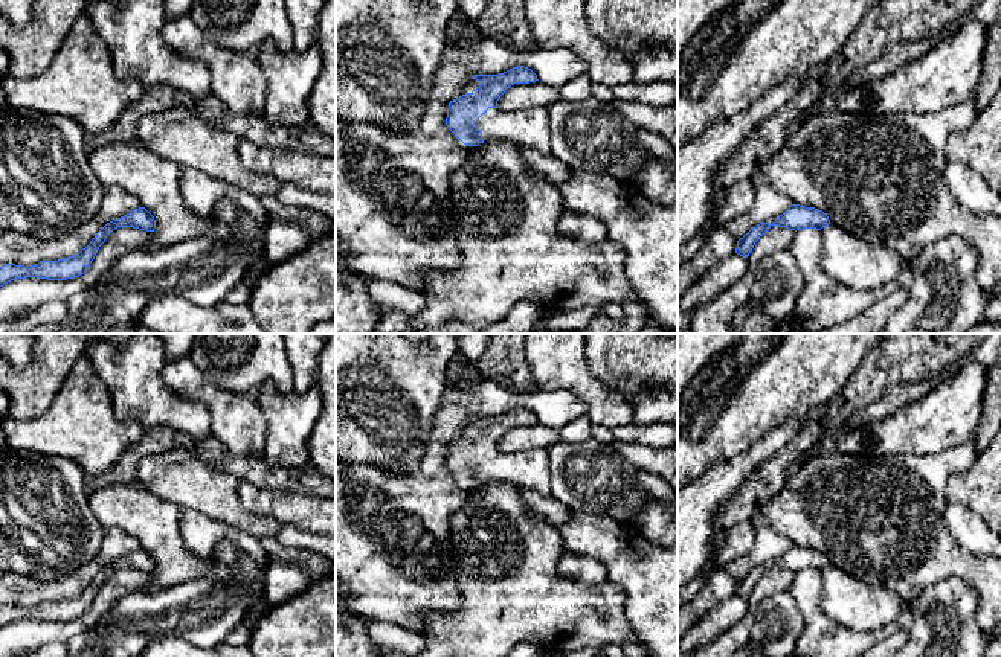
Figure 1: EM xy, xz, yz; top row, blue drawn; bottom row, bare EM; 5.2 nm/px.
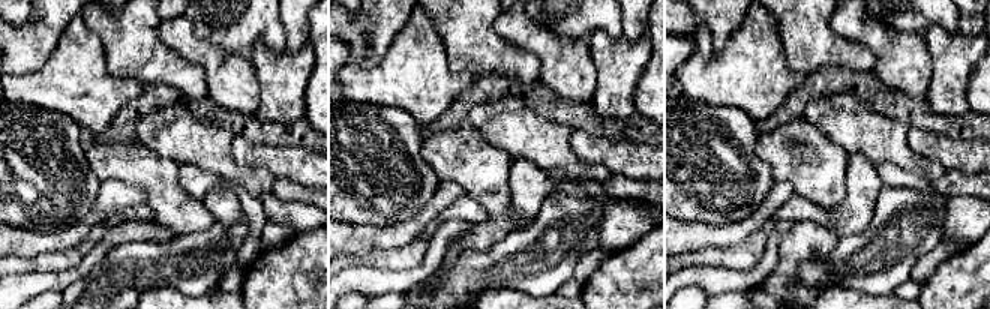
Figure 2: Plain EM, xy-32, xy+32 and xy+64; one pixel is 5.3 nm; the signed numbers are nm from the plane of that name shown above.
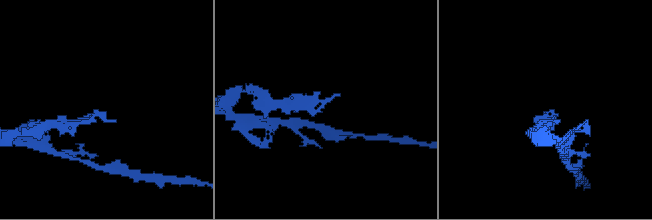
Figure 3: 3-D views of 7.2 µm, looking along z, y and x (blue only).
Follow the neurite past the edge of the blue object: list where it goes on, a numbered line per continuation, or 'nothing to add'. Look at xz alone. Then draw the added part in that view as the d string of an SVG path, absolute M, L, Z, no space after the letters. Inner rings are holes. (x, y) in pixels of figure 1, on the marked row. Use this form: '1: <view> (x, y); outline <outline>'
1: xz (528, 127); outline M531 107L516 113L488 108L479 117L479 130L484 142L505 139L529 146L542 154L551 152L548 107Z

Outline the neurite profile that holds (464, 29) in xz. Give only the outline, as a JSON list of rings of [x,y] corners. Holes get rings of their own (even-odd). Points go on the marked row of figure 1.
[[[464,17],[450,20],[450,23],[447,26],[447,41],[450,41],[452,37],[459,37],[461,40],[467,41],[468,44],[475,44],[482,40],[475,23],[465,20]]]

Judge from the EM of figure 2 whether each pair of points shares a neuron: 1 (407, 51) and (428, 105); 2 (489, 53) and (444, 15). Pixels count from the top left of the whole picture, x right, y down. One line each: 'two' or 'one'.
1: one
2: one

